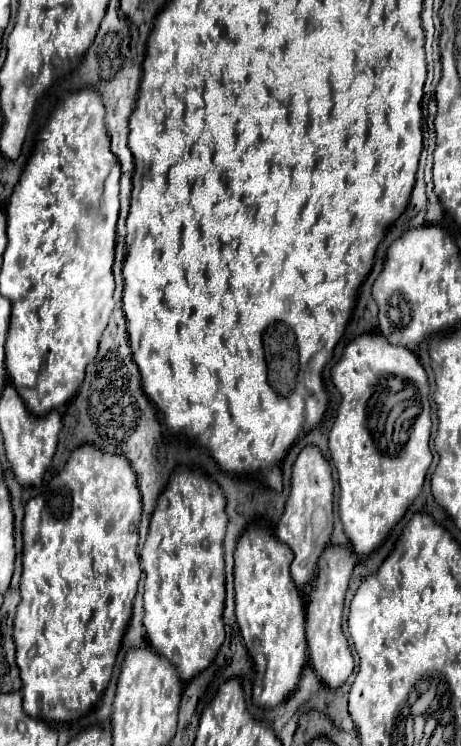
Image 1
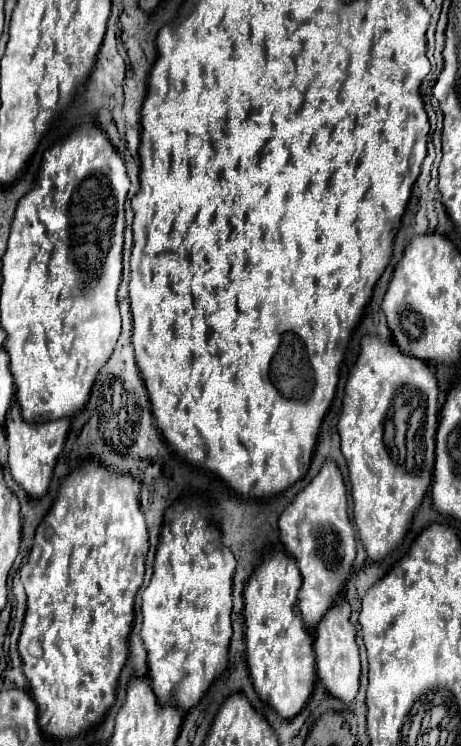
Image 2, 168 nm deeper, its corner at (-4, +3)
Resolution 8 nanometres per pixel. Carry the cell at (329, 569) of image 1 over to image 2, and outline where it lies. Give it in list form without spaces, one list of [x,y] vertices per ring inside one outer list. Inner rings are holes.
[[[338,596],[334,606],[318,622],[316,634],[314,634],[314,652],[316,652],[318,680],[326,686],[326,690],[334,698],[350,704],[358,692],[360,656],[358,656],[358,644],[356,644],[356,628],[350,622],[350,606],[344,600],[344,596]]]

